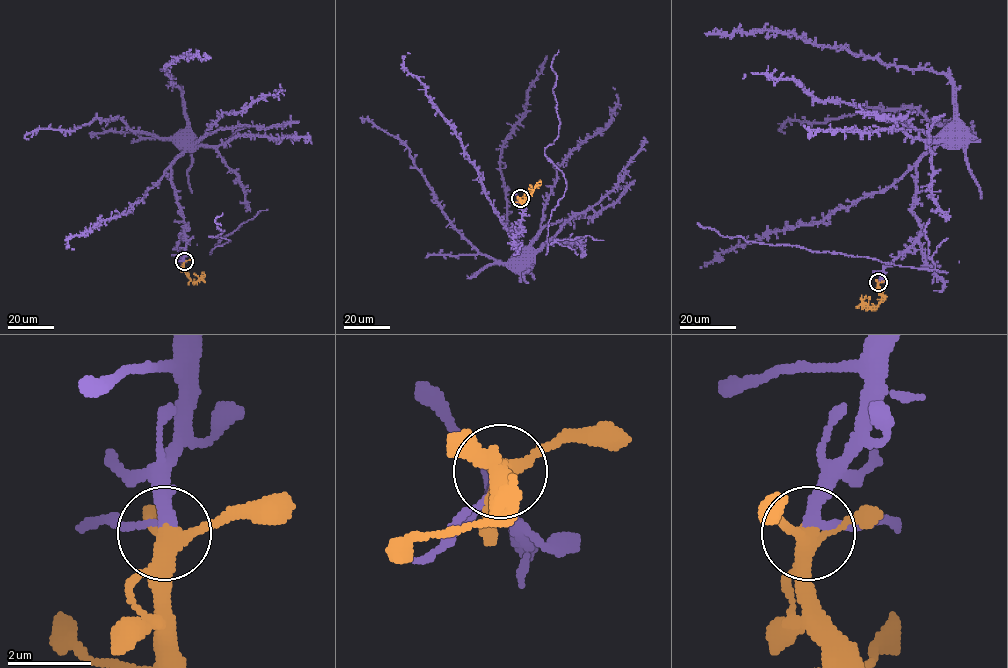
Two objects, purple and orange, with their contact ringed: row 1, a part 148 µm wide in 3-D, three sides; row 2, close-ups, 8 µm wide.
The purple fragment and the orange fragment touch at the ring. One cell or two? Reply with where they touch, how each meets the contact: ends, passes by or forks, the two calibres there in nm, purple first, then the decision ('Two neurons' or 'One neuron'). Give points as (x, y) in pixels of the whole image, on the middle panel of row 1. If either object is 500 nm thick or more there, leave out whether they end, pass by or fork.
Place: (520, 198). At the ring purple passes by. At the ring orange forks. Thickness 240 nm (purple) against 320 nm. One neuron

